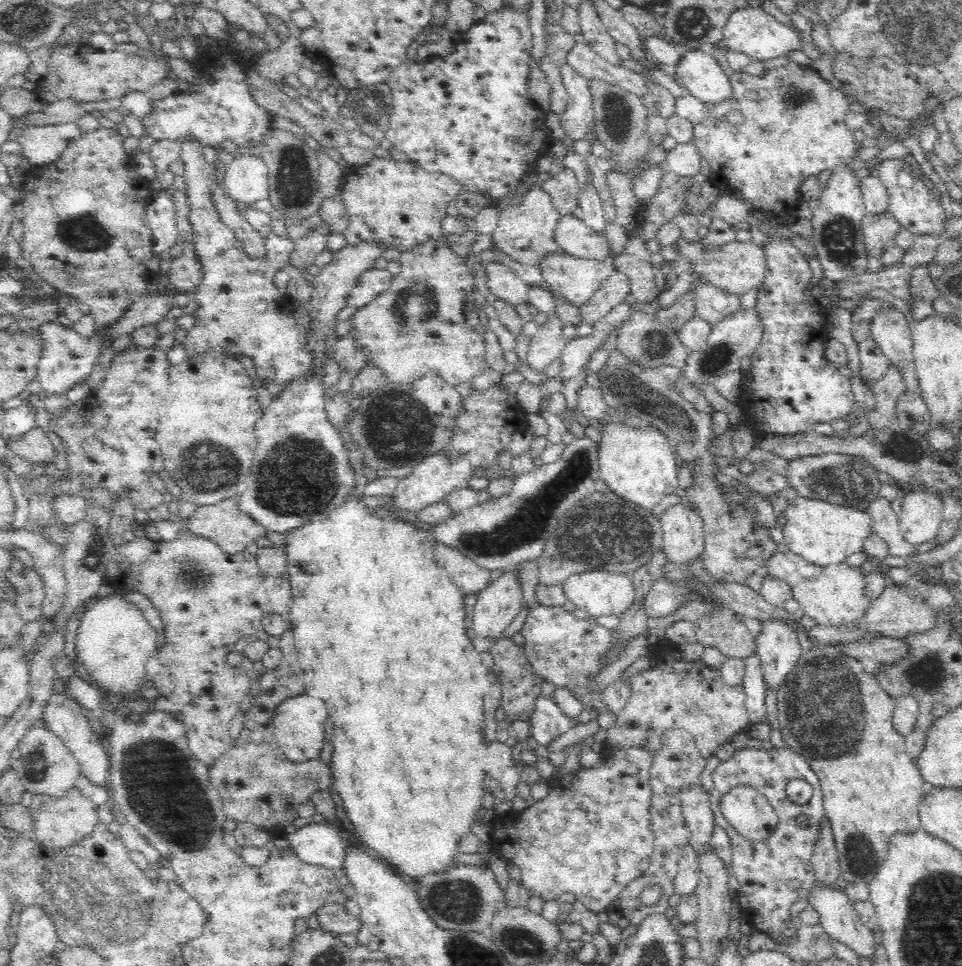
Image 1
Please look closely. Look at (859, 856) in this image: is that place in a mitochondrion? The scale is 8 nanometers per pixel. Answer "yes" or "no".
yes

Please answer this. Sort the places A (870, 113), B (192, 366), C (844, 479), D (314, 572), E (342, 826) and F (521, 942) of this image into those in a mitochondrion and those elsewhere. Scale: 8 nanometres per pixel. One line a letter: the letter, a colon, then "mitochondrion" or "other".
A: other
B: other
C: mitochondrion
D: other
E: other
F: mitochondrion

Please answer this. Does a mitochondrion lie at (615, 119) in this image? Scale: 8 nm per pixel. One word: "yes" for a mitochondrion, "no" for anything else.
yes

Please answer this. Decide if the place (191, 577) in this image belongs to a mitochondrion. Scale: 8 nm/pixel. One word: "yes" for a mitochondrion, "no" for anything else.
yes

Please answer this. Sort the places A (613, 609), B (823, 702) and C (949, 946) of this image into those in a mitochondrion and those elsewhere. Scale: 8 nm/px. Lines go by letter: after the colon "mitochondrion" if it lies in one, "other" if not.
A: other
B: mitochondrion
C: mitochondrion

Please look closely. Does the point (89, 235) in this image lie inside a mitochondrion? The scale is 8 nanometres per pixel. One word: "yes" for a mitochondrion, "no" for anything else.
yes

